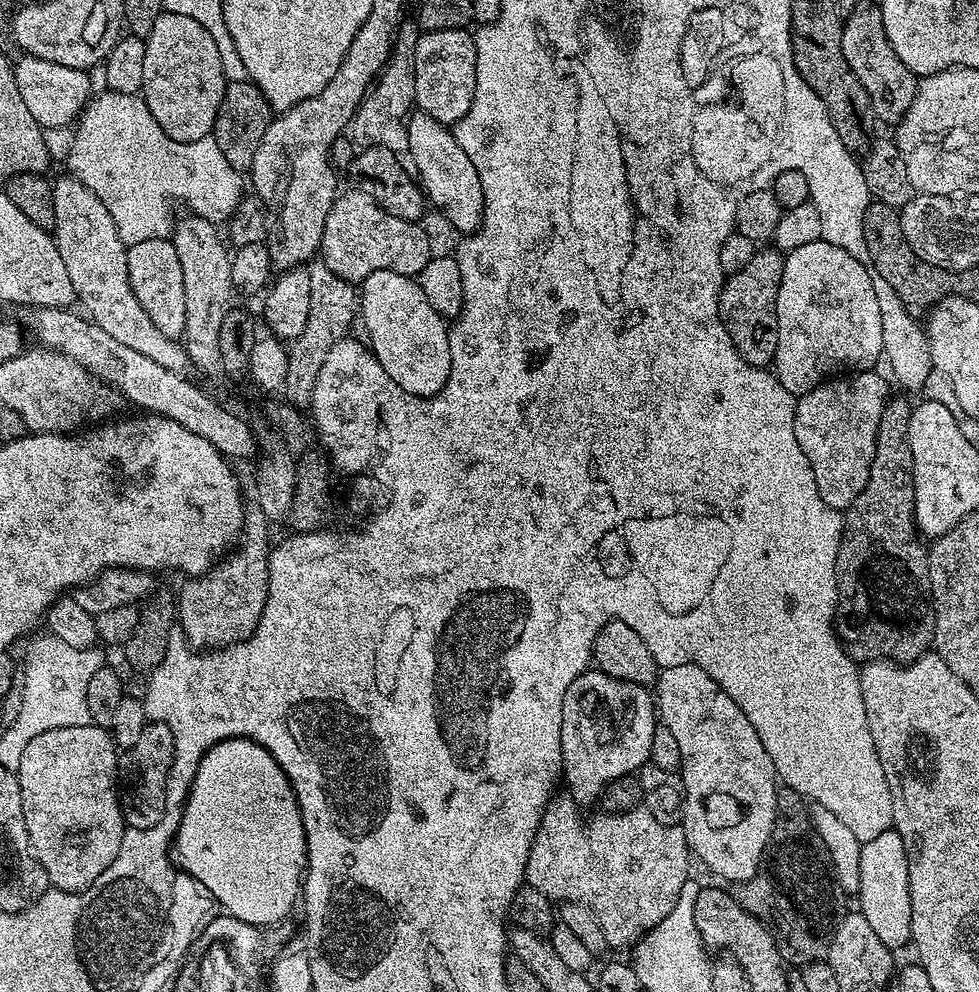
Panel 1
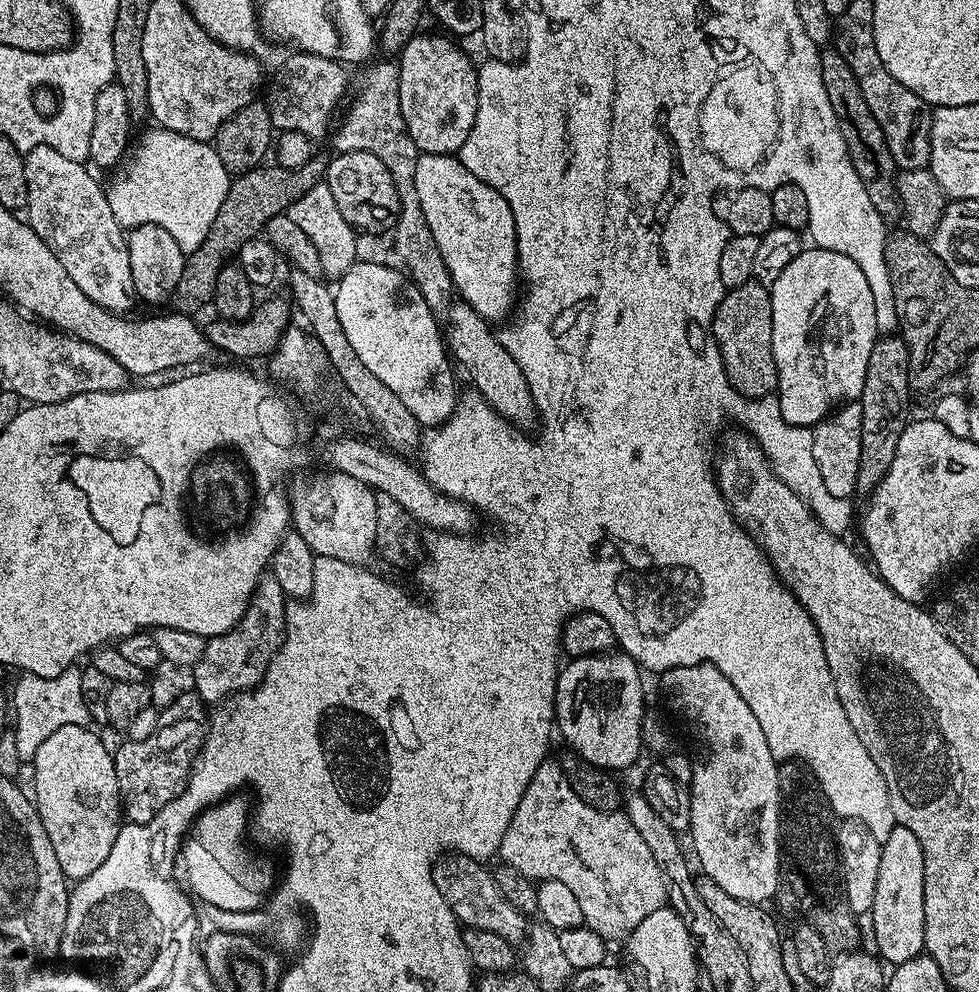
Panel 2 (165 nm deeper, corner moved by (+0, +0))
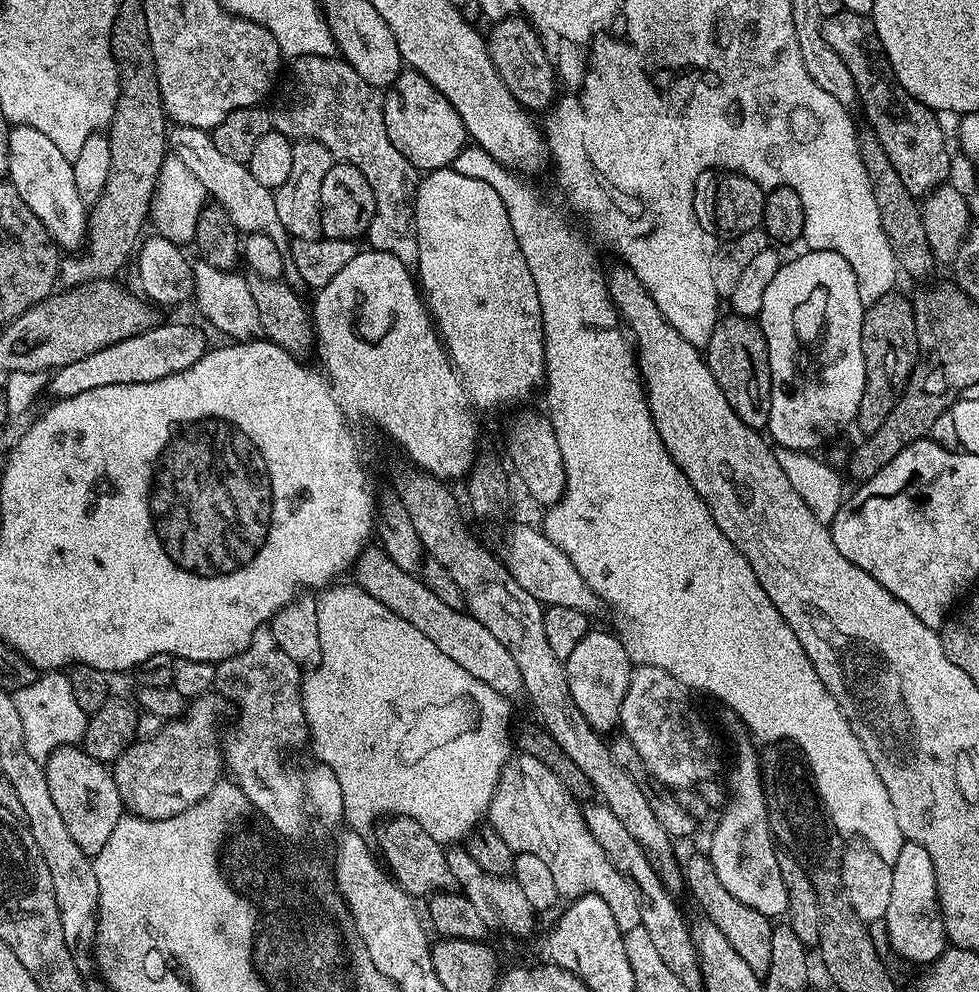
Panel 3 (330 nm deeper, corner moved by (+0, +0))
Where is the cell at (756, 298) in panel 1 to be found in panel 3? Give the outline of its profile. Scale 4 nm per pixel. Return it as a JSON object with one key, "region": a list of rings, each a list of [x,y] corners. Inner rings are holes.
{"region":[[[728,314],[728,317],[717,319],[712,327],[710,342],[706,345],[706,363],[714,374],[726,402],[746,422],[746,426],[757,430],[767,429],[770,418],[770,390],[772,375],[768,361],[766,338],[755,319]]]}

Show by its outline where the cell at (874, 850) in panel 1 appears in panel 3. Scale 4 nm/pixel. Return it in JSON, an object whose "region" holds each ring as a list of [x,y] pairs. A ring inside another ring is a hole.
{"region":[[[906,842],[891,866],[894,882],[890,889],[890,904],[886,906],[882,921],[882,927],[888,931],[888,944],[910,963],[930,965],[946,947],[944,919],[940,917],[940,900],[936,896],[934,862],[930,862],[930,854],[926,854],[922,846]]]}

